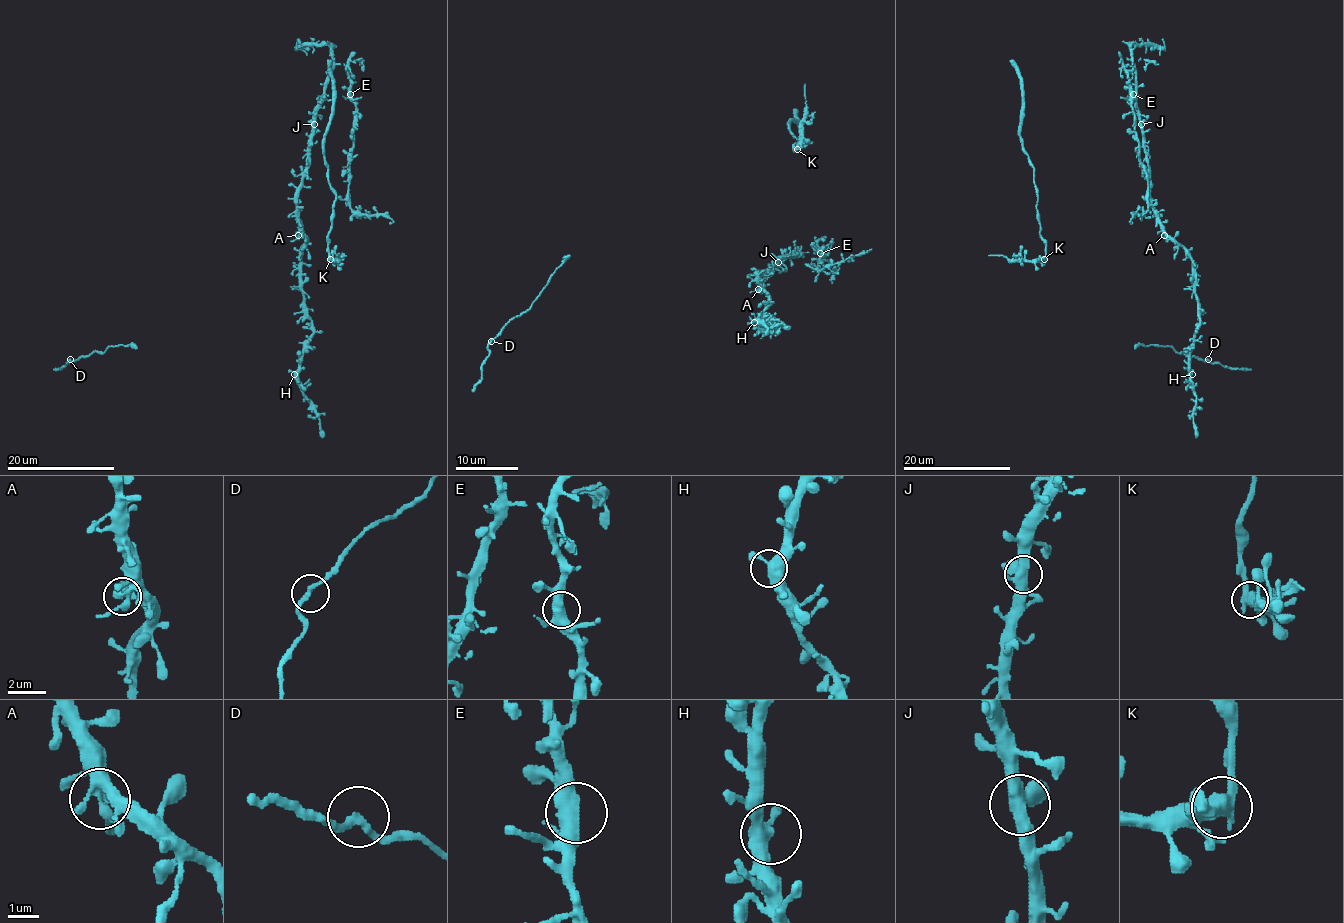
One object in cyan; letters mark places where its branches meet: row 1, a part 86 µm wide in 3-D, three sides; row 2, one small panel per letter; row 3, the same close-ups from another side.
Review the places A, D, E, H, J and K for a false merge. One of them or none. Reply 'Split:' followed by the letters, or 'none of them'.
Split: K

